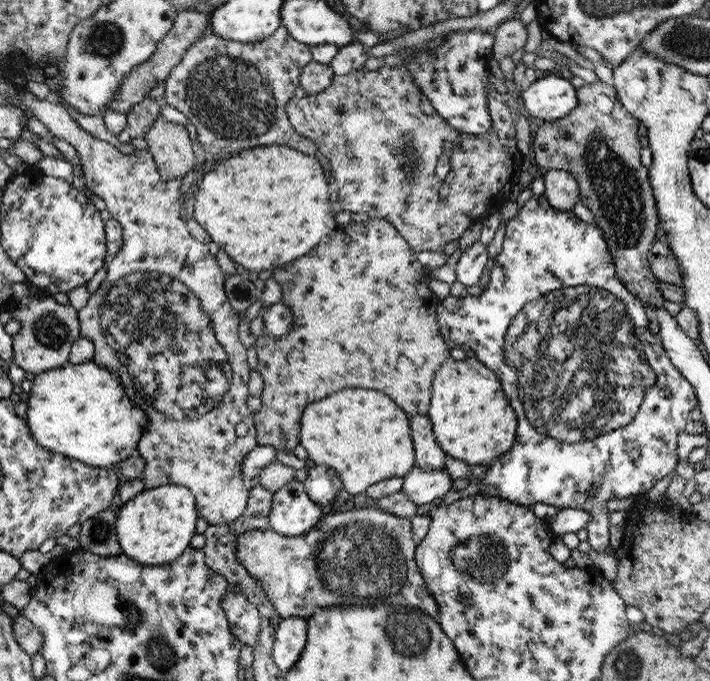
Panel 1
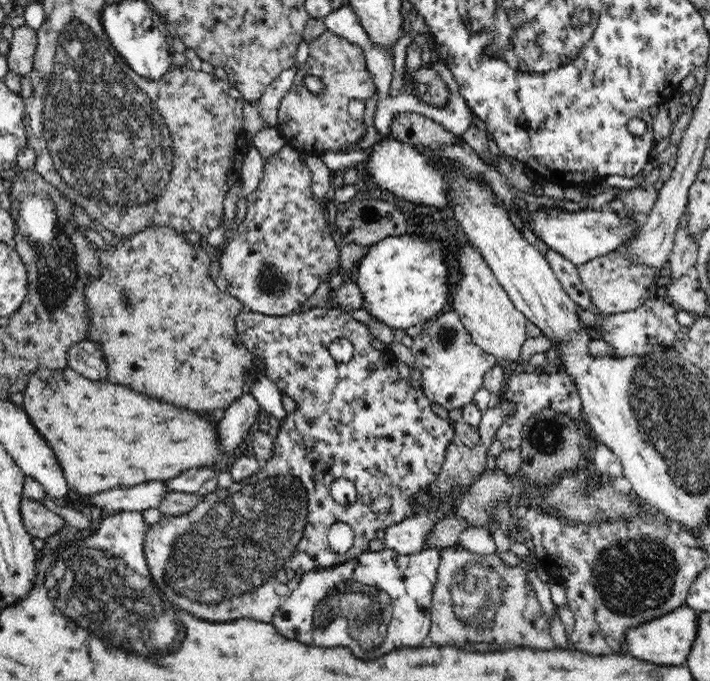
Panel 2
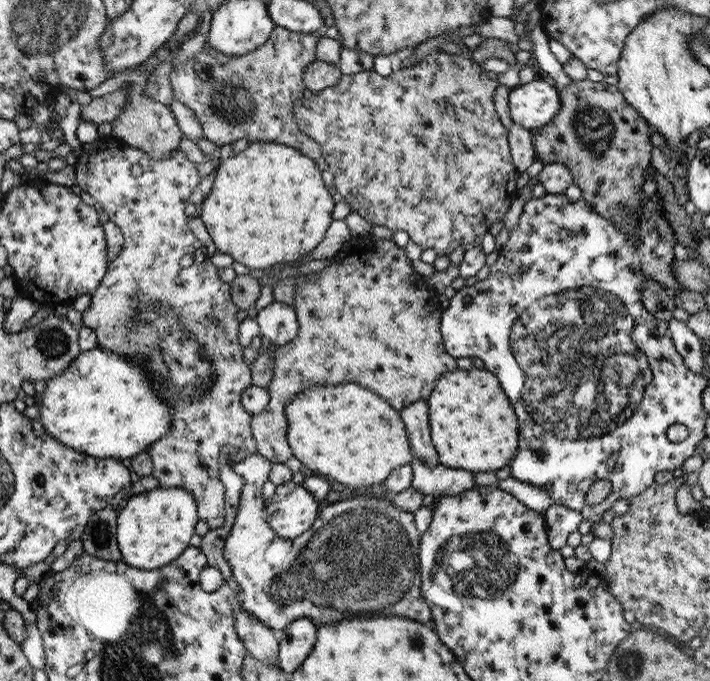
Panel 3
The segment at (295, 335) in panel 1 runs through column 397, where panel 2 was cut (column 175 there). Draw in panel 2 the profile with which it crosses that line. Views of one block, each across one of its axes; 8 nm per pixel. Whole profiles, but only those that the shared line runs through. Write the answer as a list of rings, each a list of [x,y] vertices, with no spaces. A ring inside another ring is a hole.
[[[152,225],[132,233],[129,237],[119,238],[119,244],[114,247],[99,248],[97,257],[101,273],[92,279],[85,288],[85,302],[89,308],[90,328],[87,338],[101,346],[103,357],[107,364],[107,380],[114,384],[124,385],[134,389],[134,391],[160,401],[166,401],[185,409],[195,411],[208,411],[227,409],[233,401],[251,392],[252,385],[259,374],[254,360],[256,356],[251,353],[239,339],[236,331],[235,318],[243,309],[243,304],[228,291],[219,290],[210,277],[208,268],[211,260],[200,245],[192,245],[186,240],[187,233],[178,233],[176,229],[168,225]]]

